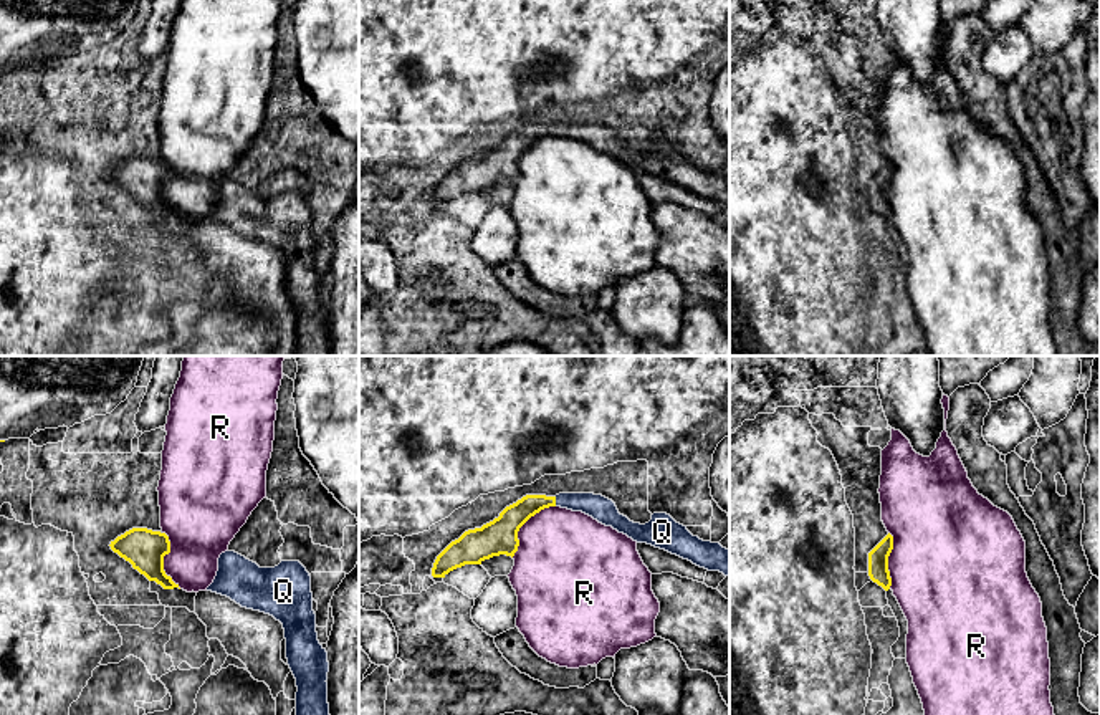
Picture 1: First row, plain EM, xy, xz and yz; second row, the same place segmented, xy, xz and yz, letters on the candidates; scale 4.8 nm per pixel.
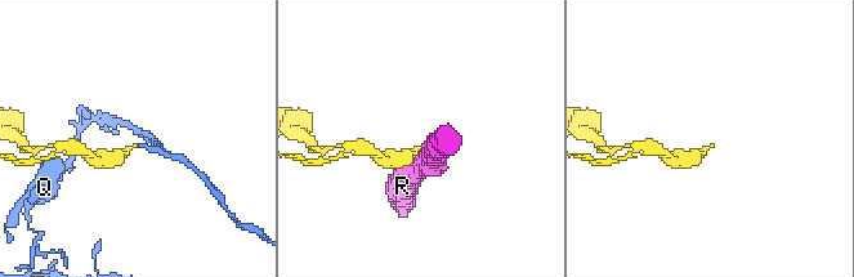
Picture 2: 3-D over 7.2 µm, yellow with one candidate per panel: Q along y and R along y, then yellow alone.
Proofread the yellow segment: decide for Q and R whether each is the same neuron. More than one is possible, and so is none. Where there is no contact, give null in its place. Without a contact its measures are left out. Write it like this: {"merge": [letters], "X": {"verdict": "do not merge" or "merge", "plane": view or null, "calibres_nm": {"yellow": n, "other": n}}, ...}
{"merge": ["Q"], "Q": {"verdict": "merge", "plane": "xz", "calibres_nm": {"yellow": 120, "other": 120}}, "R": {"verdict": "do not merge", "plane": "xz", "calibres_nm": {"yellow": 180, "other": 440}}}

